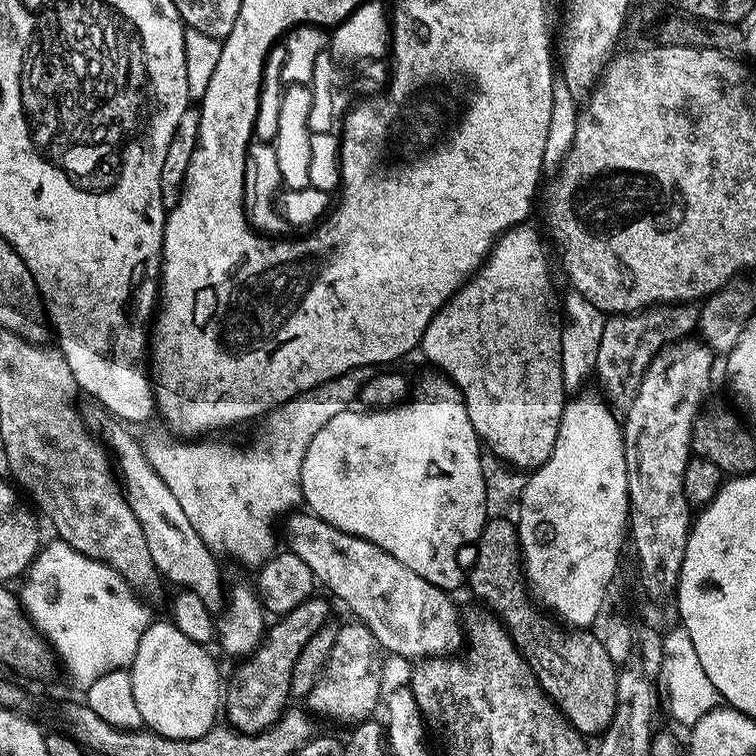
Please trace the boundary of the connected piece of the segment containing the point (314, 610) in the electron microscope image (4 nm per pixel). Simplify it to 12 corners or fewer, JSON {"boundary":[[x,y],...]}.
{"boundary":[[310,598],[283,613],[227,681],[235,731],[284,715],[294,662],[330,620]]}

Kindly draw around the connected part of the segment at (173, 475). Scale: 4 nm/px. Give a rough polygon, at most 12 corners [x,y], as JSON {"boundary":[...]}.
{"boundary":[[365,369],[302,392],[245,448],[135,429],[216,554],[256,570],[301,507],[314,434],[357,403]]}

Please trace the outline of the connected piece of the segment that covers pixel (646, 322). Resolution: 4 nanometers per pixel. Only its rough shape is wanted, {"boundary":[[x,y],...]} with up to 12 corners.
{"boundary":[[691,303],[605,319],[594,369],[631,398],[652,359],[697,327]]}

